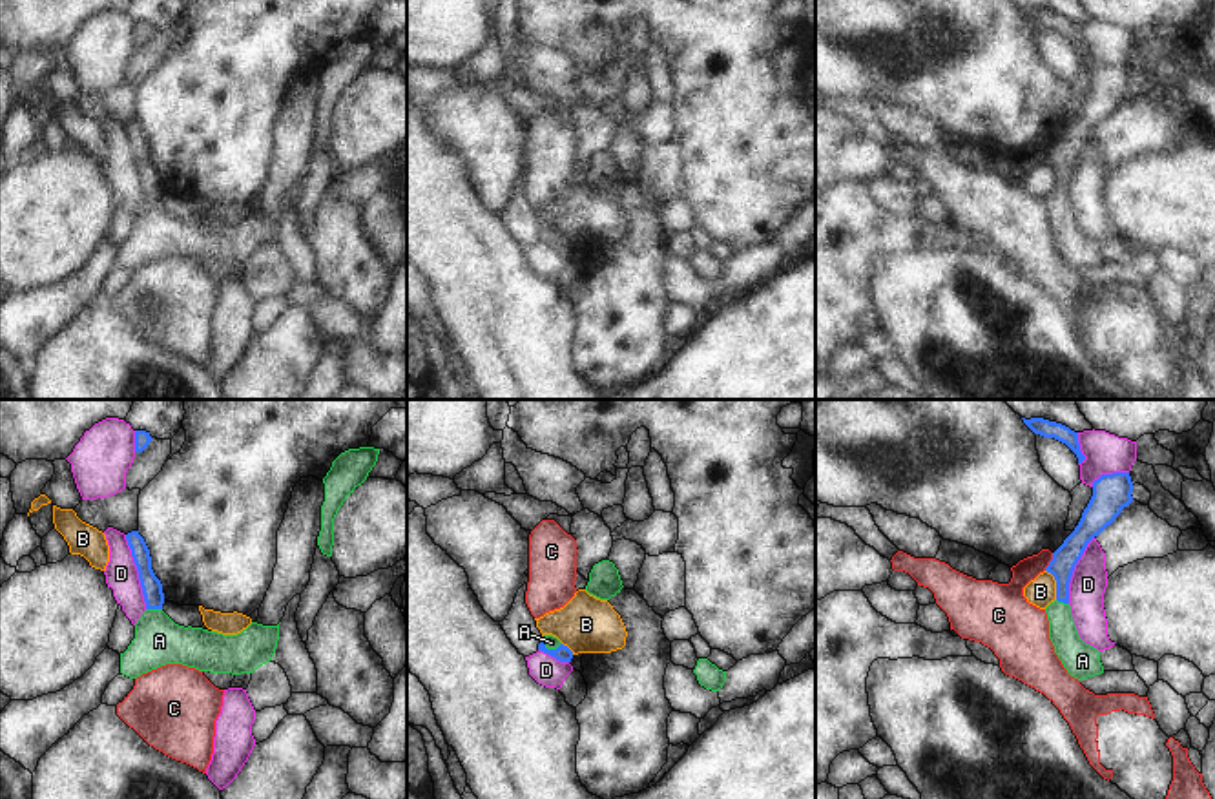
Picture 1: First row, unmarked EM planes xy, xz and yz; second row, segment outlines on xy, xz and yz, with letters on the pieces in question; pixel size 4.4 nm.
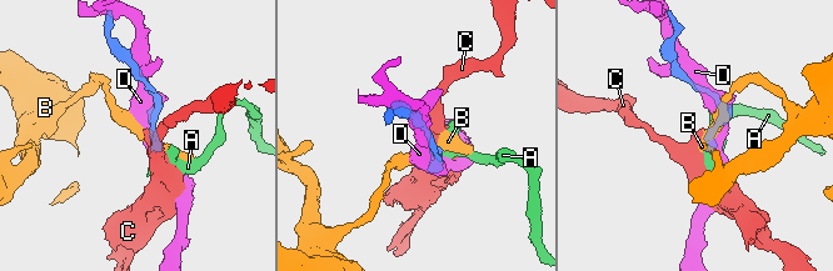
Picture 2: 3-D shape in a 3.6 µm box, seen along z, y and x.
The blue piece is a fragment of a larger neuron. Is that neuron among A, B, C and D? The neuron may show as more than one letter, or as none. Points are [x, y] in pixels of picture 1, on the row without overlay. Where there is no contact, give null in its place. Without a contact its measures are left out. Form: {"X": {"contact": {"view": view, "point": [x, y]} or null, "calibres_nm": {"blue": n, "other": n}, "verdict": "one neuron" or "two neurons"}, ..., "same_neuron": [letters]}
{"A": {"contact": {"view": "xy", "point": [154, 199]}, "calibres_nm": {"blue": 90, "other": 220}, "verdict": "one neuron"}, "B": {"contact": {"view": "yz", "point": [1057, 176]}, "calibres_nm": {"blue": 110, "other": 130}, "verdict": "two neurons"}, "C": {"contact": {"view": "yz", "point": [1049, 154]}, "calibres_nm": {"blue": 110, "other": 150}, "verdict": "two neurons"}, "D": {"contact": {"view": "xy", "point": [137, 161]}, "calibres_nm": {"blue": 90, "other": 140}, "verdict": "two neurons"}, "same_neuron": ["A"]}

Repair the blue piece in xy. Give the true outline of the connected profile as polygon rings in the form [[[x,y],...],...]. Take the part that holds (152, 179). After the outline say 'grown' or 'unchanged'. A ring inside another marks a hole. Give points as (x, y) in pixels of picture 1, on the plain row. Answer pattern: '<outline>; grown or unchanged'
[[[139,122],[126,126],[146,193],[135,215],[135,230],[120,244],[120,265],[137,270],[166,255],[182,255],[210,265],[254,265],[272,252],[279,215],[252,213],[237,226],[175,215],[164,202],[162,175],[151,161],[151,148]]]; grown

